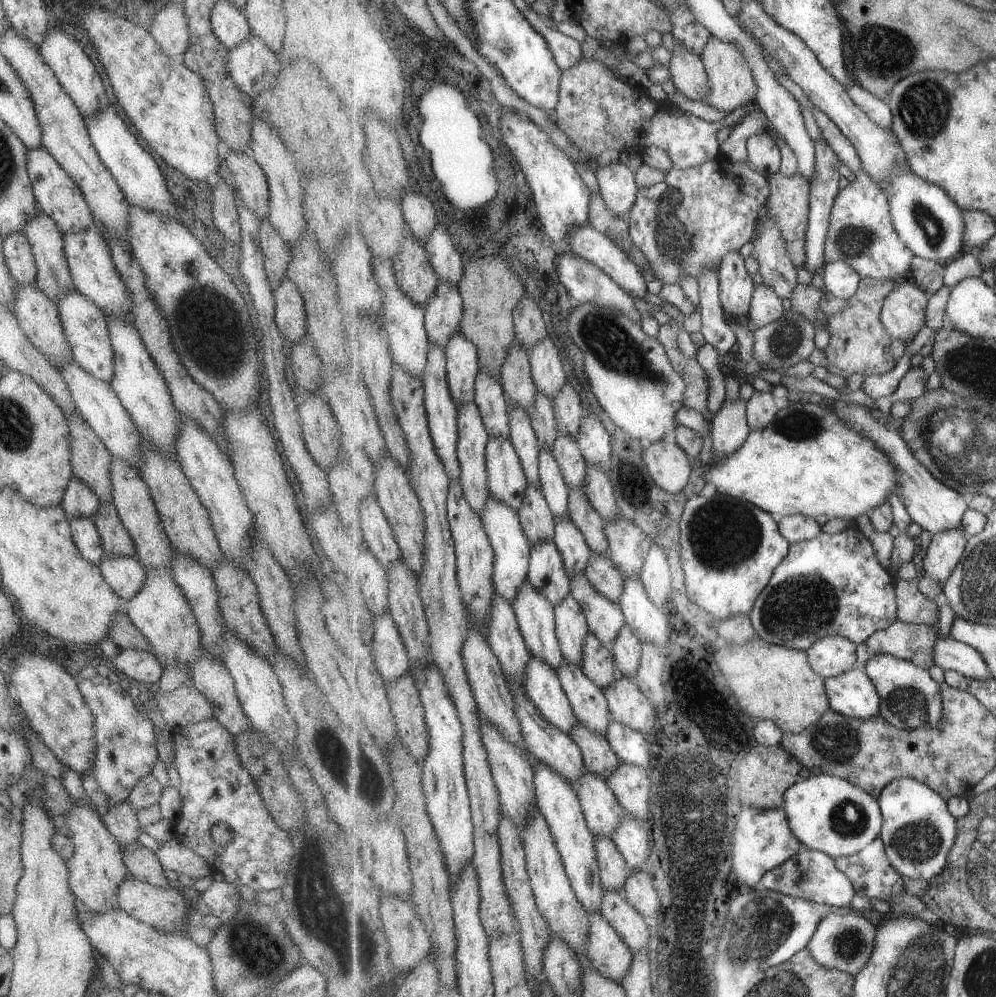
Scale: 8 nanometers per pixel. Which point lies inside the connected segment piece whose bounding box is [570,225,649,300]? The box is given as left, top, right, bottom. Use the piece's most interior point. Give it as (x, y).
(588, 243)

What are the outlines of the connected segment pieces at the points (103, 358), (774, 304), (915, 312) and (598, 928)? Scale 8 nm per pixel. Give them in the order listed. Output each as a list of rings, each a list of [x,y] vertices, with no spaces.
[[[75,288],[67,289],[56,300],[56,310],[72,360],[88,374],[108,383],[112,376],[112,349],[104,313]]]
[[[761,283],[756,288],[752,299],[750,322],[759,329],[780,320],[785,312],[785,302],[776,294],[776,291]]]
[[[912,279],[898,282],[882,311],[882,322],[893,340],[907,344],[926,327],[927,302],[927,294]]]
[[[589,911],[589,935],[584,956],[604,976],[621,981],[633,963],[634,952],[620,932],[599,911]]]

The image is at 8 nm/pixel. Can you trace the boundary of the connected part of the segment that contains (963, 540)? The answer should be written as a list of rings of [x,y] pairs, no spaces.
[[[963,529],[933,535],[924,558],[925,575],[944,586],[958,568],[970,538]]]

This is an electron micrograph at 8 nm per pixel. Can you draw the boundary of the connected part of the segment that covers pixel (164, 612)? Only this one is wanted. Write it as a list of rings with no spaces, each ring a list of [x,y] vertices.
[[[156,568],[147,569],[143,587],[124,604],[127,618],[148,639],[151,654],[163,668],[175,660],[188,667],[198,657],[200,631],[187,600],[170,573]]]

